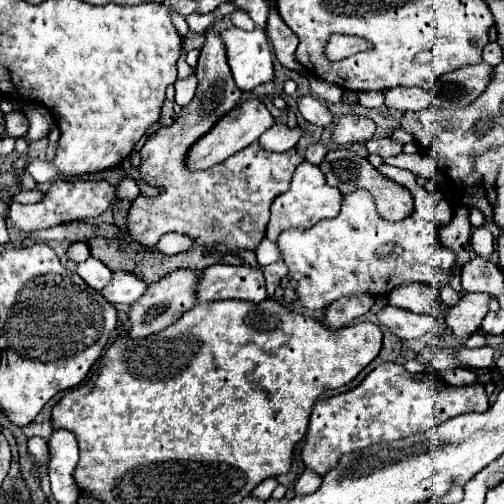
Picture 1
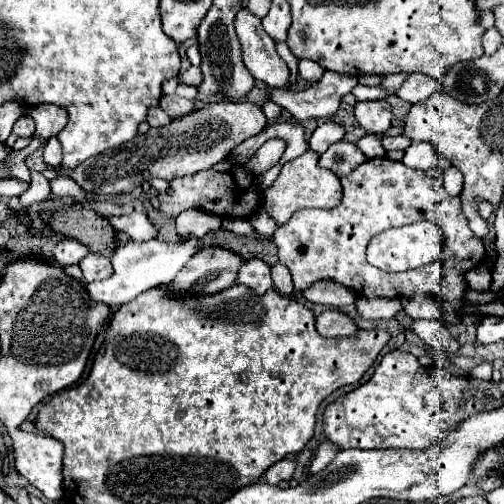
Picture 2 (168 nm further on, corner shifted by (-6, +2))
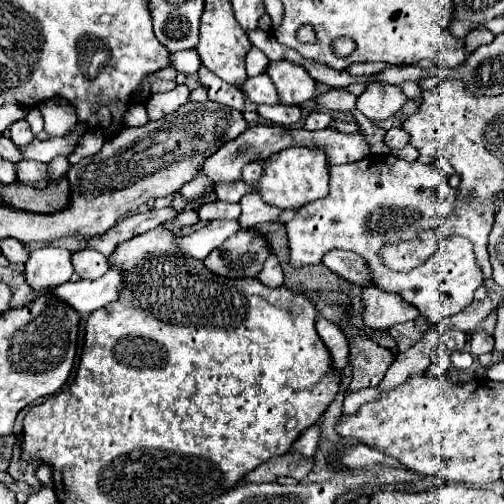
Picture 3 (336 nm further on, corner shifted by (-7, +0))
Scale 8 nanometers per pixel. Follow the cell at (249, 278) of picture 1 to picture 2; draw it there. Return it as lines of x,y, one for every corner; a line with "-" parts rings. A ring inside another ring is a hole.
252,258
248,260
242,270
238,272
238,284
246,284
248,288
252,288
256,294
264,294
268,292
274,282
272,282
272,274
270,274
270,264
266,264
260,258

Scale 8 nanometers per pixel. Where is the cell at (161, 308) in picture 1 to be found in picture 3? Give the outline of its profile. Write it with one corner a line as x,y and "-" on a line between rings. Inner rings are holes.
241,230
215,248
215,252
211,252
203,264
209,272
223,278
255,278
269,254
271,250
261,234

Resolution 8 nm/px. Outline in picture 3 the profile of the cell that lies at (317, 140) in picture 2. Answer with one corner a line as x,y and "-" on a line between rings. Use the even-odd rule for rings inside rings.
311,112
305,120
305,128
307,130
321,130
321,128
333,128
331,126
333,116
325,114
325,112

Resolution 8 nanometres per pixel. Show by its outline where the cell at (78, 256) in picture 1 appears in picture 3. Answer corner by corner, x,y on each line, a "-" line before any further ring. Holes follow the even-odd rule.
47,246
31,252
29,260
25,262
27,284
35,292
45,292
49,288
67,282
73,274
71,256
73,256
71,250
55,248
55,246

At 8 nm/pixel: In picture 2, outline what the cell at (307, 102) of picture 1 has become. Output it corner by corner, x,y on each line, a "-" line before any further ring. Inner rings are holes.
326,72
320,82
302,92
294,92
290,88
268,88
268,100
276,102
282,110
288,110
298,120
328,120
340,108
343,96
352,92
356,84
356,76

